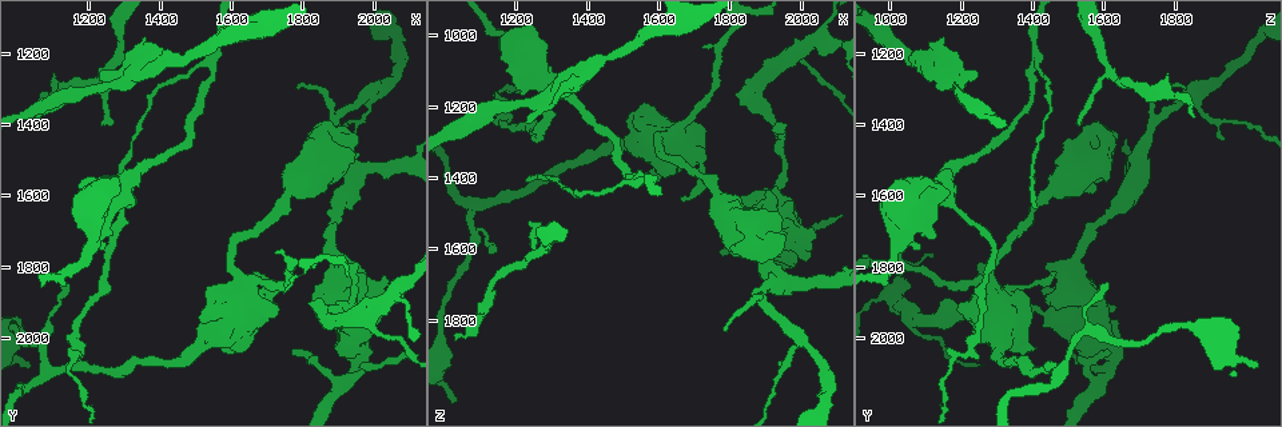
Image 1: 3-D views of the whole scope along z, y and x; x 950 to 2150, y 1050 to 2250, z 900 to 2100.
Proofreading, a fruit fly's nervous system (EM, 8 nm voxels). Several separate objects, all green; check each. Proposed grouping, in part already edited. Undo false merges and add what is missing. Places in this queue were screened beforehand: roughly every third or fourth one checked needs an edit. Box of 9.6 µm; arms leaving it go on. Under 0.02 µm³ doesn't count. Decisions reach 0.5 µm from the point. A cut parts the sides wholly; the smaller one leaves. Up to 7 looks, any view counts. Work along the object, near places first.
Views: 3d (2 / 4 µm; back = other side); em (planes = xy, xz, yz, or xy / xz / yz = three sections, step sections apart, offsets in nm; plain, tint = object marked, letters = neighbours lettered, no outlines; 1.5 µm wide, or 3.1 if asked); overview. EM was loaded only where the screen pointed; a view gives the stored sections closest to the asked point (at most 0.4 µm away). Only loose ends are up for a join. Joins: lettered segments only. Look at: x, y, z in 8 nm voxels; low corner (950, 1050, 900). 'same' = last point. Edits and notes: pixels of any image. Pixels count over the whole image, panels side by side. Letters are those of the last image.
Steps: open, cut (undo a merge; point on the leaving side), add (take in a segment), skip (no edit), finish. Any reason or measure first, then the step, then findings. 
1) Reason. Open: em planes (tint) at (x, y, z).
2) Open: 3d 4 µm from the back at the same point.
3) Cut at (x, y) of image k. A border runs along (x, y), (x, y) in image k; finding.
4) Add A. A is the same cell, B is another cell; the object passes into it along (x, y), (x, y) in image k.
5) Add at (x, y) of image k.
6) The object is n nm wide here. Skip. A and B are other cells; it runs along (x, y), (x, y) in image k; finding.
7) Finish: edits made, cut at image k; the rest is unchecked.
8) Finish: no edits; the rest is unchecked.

Branch stops here. Open: 3d 4 µm at (1230, 1280, 1230).

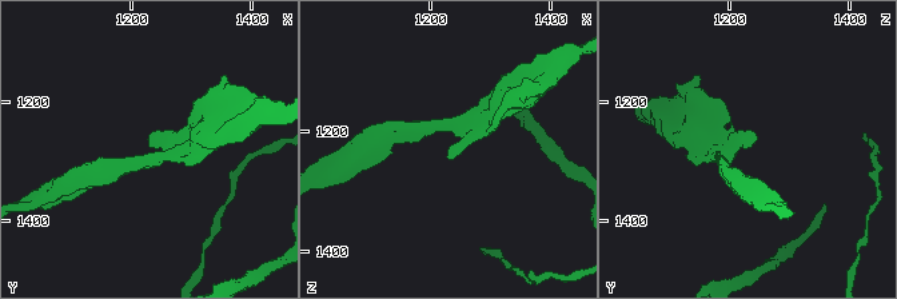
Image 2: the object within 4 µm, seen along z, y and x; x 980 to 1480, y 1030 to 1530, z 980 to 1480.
Open: em xz step 4 (letters) at (1230, 1275, 1235).

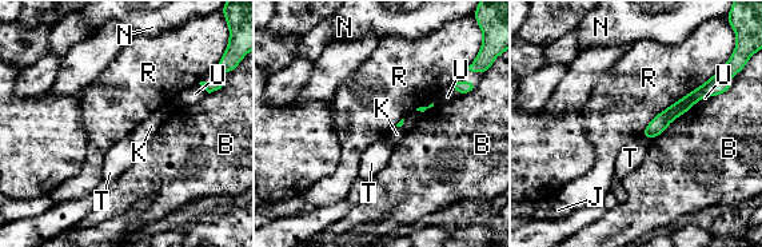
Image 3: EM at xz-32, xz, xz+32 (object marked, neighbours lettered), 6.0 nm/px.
Open: em xy step 4 (letters) at the same point.

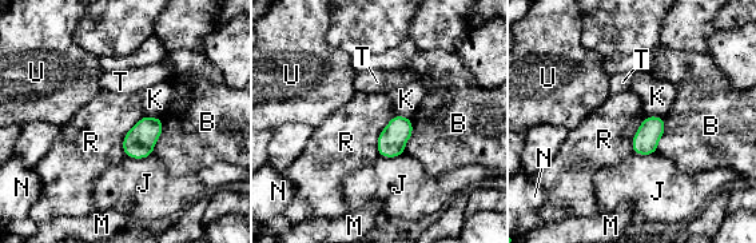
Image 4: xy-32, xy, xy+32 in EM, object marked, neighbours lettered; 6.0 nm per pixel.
The object is 150 nm wide here; the longest contact is with R, 280 nm. Skip. B, J, K, M, N, R, T and U are other cells; no lettered segment goes on from it.

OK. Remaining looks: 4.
An open end. Open: 3d 2 µm at (1230, 1630, 1410).

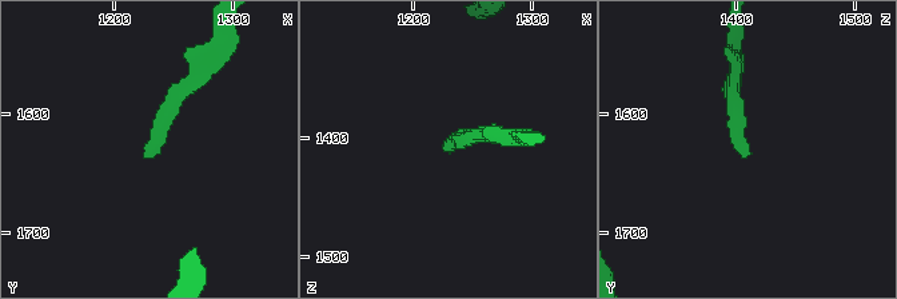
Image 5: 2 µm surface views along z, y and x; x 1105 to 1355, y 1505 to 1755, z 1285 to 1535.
Shape alone is not enough. Open: em planes (letters) at (1228, 1636, 1408).

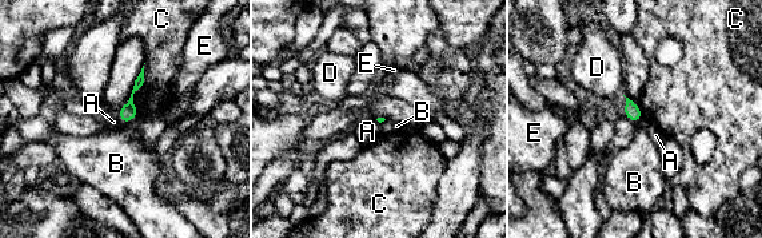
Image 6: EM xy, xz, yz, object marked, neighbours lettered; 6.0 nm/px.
The longest contact is with C, 300 nm. Skip. A, B, C, D and E are other cells; no lettered segment goes on from it.

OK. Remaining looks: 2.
Side arm on a straight run. Open: em planes (tint) at (1970, 1330, 1830).

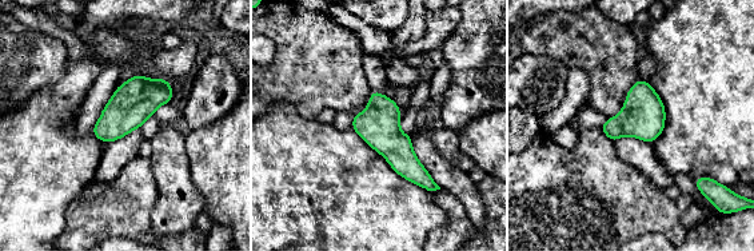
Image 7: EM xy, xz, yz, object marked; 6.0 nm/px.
Open: em planes (letters) at the same point.

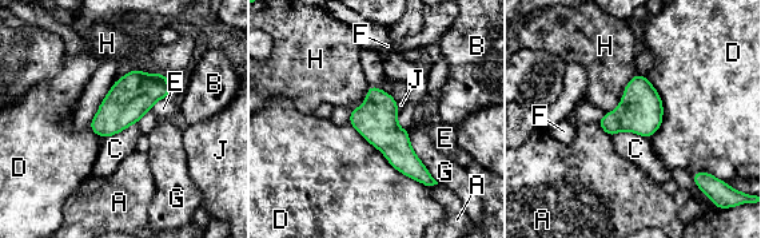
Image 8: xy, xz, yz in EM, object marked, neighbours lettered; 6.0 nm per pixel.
The longest contact is with D, 600 nm. Skip. A, B, C, D, E, F, G, H and J are other cells; it runs along (371, 88), (378, 126), (427, 181) in image 8; all the same cell.

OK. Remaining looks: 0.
Finish: no edits; the rest is unchecked.

